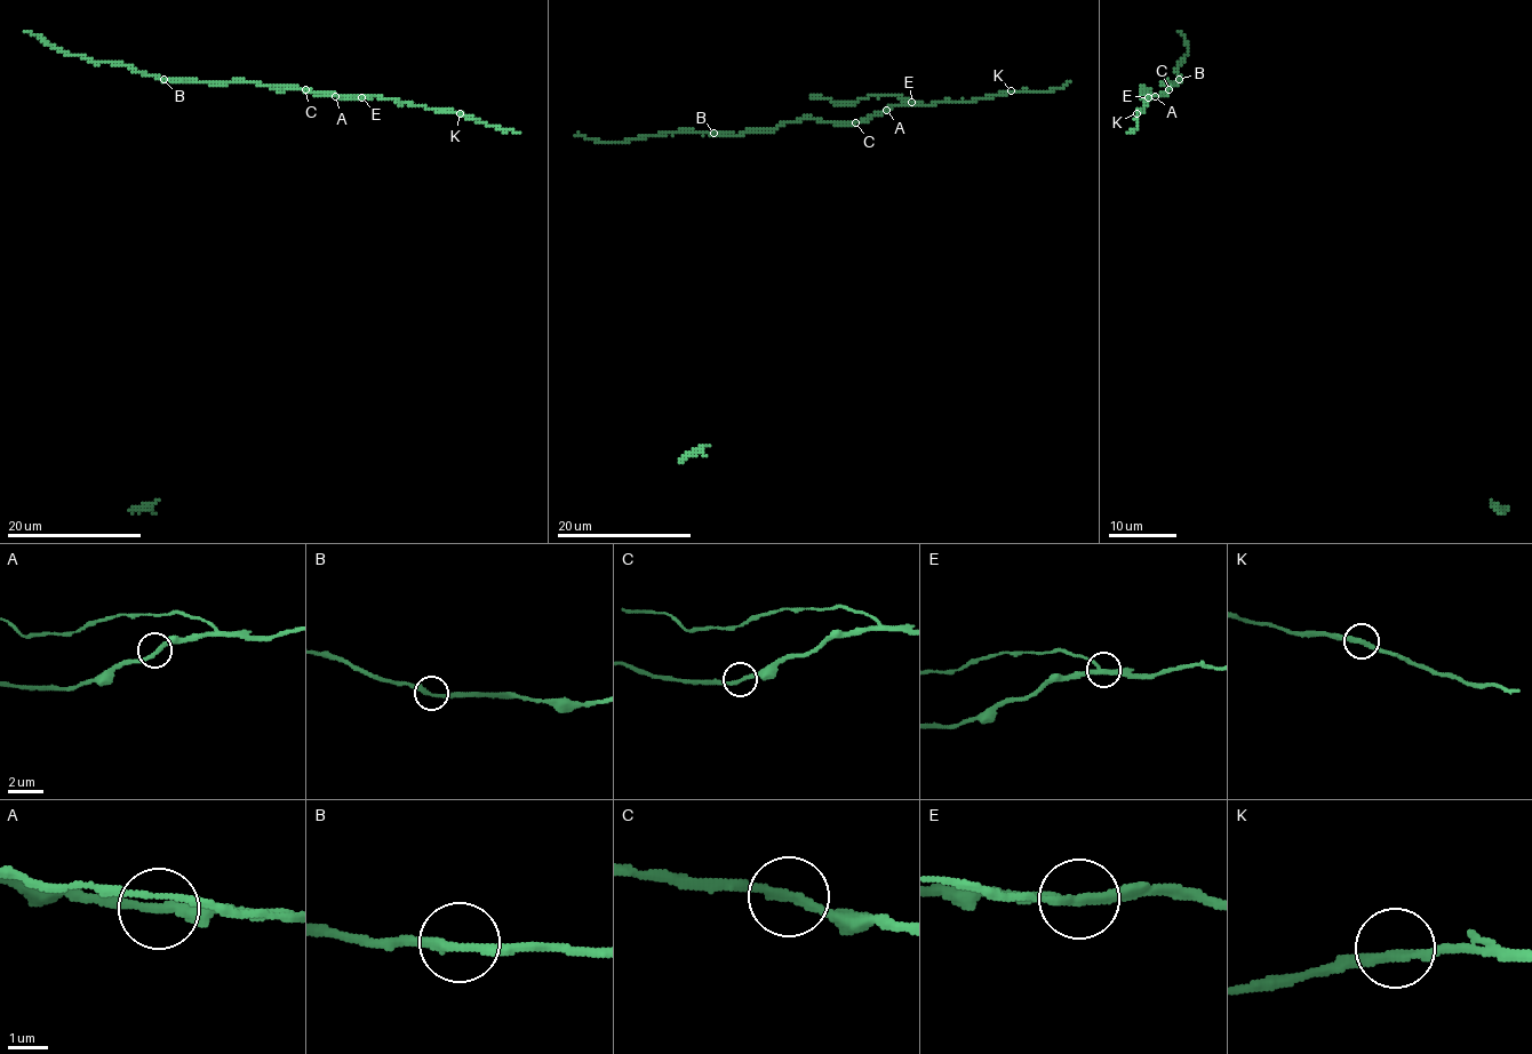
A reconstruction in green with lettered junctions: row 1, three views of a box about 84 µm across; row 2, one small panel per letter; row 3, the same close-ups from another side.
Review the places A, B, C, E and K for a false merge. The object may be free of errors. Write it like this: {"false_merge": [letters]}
{"false_merge": ["E"]}

